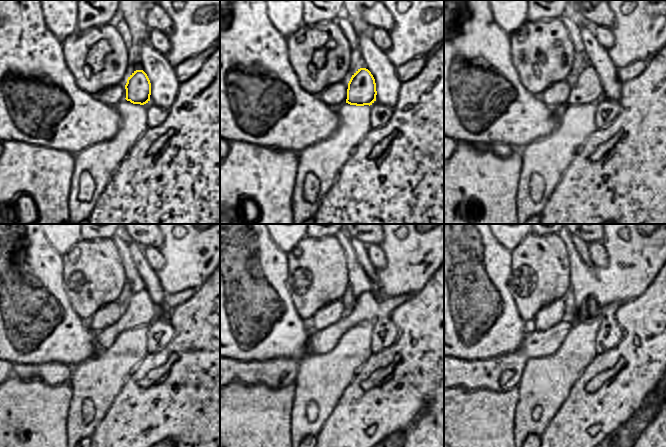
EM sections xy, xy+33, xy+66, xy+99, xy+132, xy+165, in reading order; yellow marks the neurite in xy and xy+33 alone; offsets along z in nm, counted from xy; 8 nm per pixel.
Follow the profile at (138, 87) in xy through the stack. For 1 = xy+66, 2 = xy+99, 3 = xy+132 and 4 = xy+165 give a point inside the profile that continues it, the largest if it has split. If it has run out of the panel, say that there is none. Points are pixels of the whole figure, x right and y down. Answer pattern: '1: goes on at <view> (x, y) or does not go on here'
1: goes on at xy+66 (587, 88)
2: goes on at xy+99 (140, 310)
3: goes on at xy+132 (367, 308)
4: goes on at xy+165 (502, 373)

